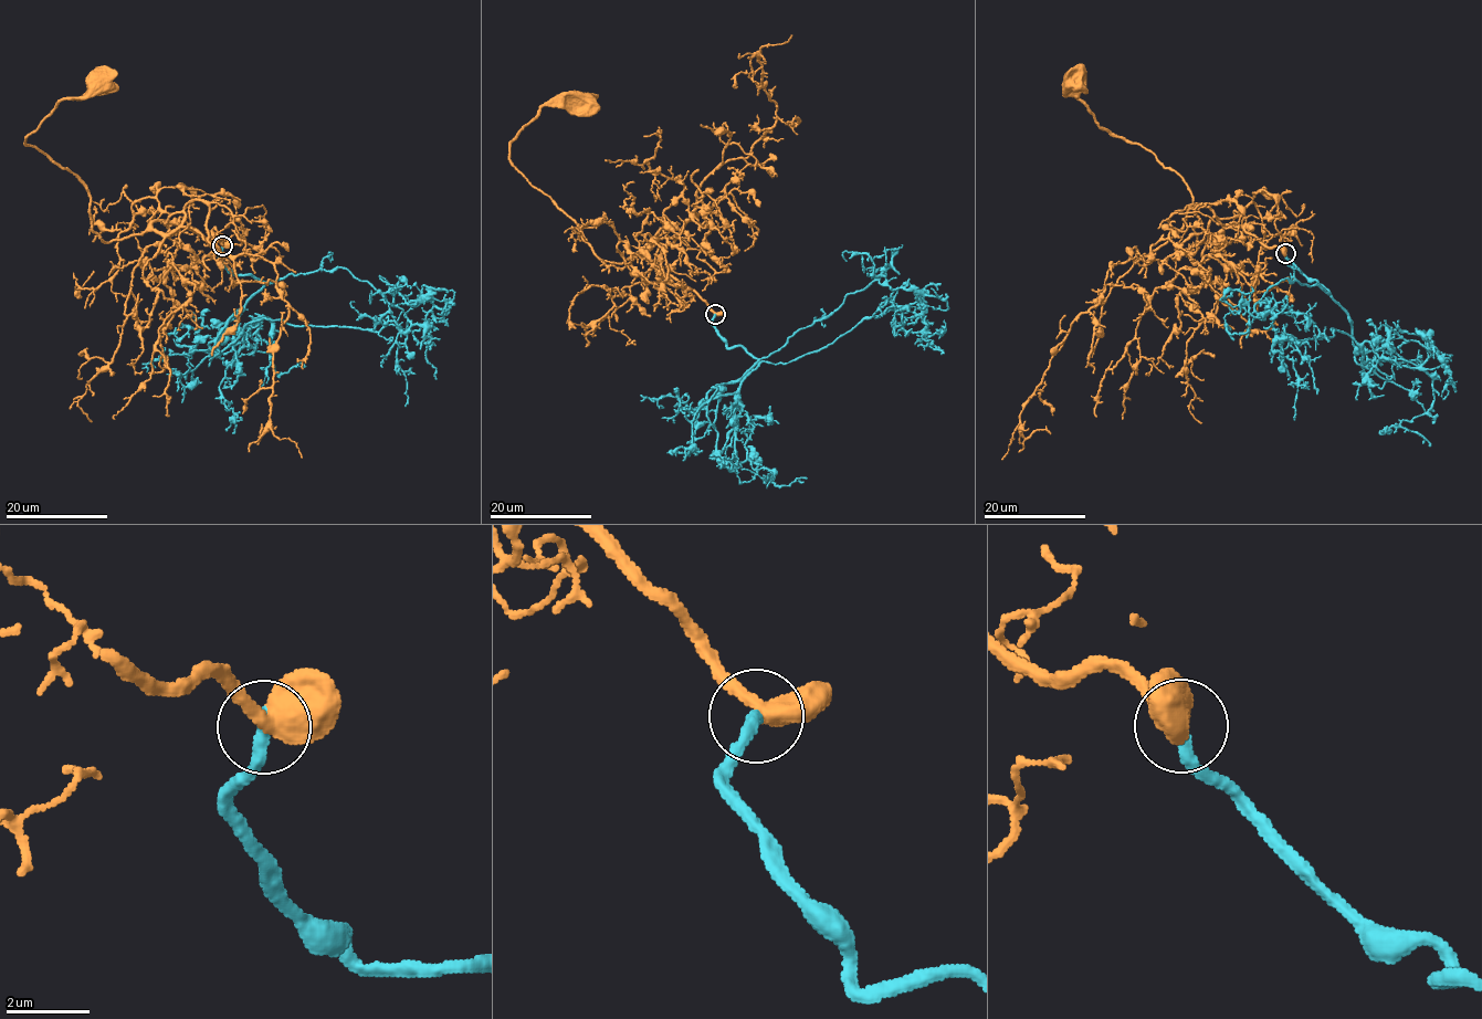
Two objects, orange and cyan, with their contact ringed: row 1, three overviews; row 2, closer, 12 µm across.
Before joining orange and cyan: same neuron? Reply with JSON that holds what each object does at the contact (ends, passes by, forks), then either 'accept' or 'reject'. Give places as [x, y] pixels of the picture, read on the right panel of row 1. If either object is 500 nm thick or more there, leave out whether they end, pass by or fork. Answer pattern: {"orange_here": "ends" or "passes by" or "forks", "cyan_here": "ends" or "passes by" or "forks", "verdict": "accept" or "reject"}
{"orange_here": "passes by", "cyan_here": "ends", "verdict": "accept"}

